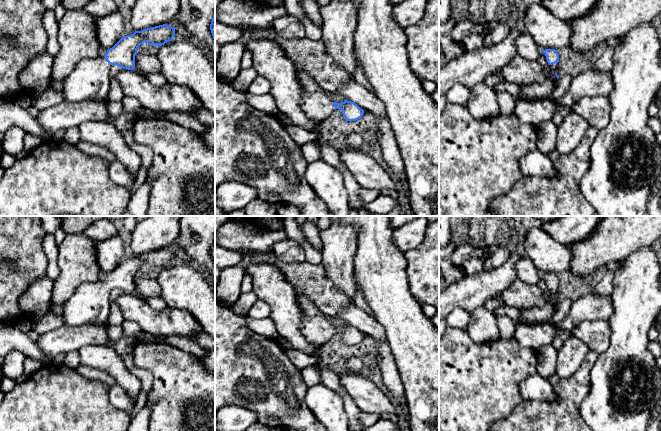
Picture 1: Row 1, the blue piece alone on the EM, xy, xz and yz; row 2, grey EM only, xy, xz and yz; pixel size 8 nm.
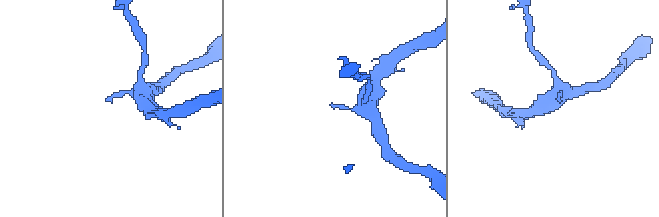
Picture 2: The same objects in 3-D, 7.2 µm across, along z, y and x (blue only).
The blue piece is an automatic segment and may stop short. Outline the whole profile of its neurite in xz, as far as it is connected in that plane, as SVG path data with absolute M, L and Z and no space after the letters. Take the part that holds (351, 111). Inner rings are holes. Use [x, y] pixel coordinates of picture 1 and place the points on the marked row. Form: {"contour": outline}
{"contour": "M294 64L294 66L300 85L304 90L301 108L307 118L322 122L336 109L341 109L345 120L350 122L363 116L364 110L357 104L347 100L342 103L334 102L300 65Z"}

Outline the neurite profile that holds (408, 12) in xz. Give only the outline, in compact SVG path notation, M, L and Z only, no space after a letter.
M405 0L393 7L393 19L406 28L418 22L424 15L429 0Z

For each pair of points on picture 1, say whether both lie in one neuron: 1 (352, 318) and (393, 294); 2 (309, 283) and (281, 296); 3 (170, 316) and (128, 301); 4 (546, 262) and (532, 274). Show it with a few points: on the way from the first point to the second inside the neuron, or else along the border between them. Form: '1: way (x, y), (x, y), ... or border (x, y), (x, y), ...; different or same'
1: border (374, 316), (383, 327), (385, 337); different
2: border (279, 269), (293, 288); different
3: way (160, 316), (144, 316), (138, 310); same
4: border (525, 254), (541, 273); different

